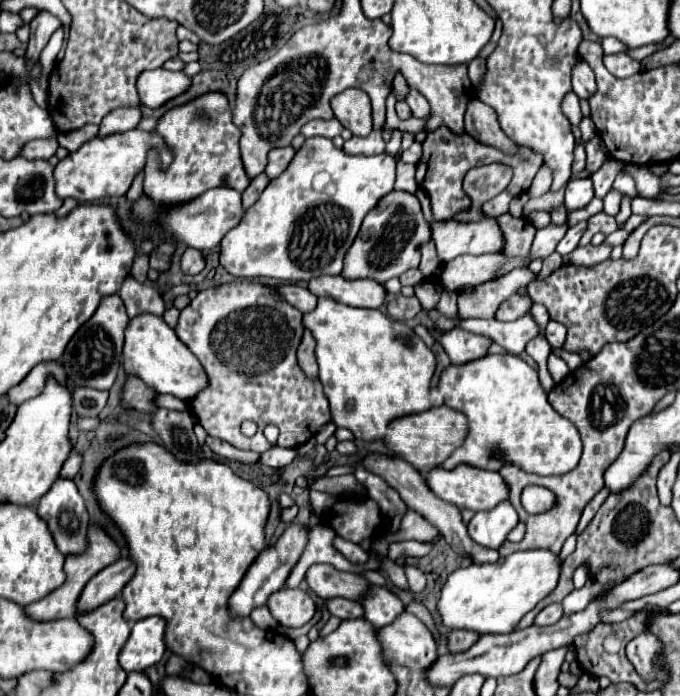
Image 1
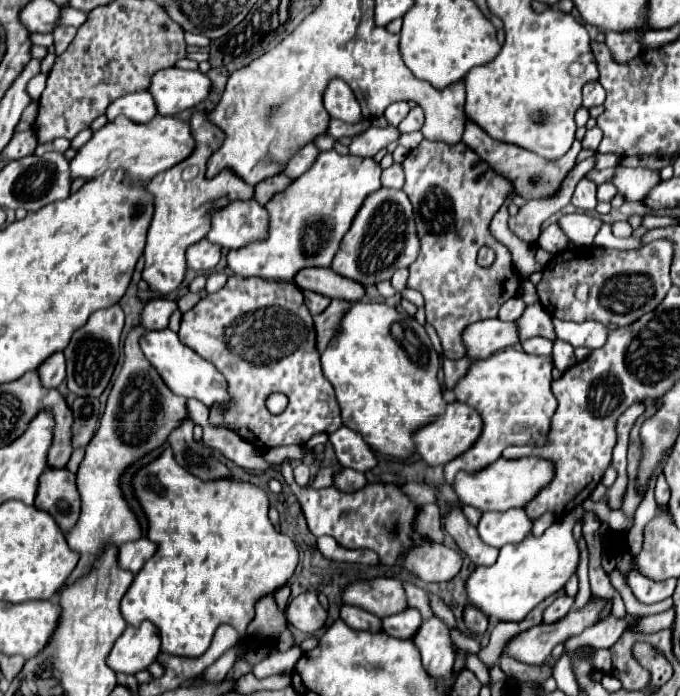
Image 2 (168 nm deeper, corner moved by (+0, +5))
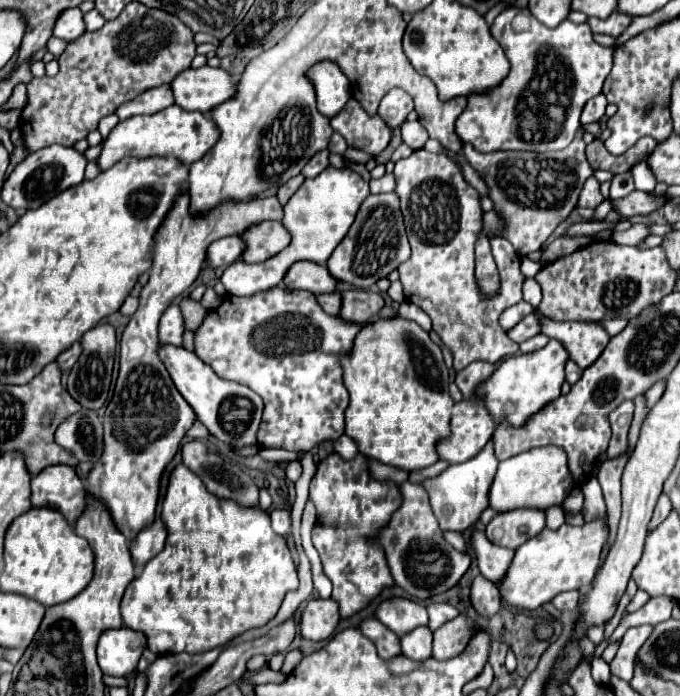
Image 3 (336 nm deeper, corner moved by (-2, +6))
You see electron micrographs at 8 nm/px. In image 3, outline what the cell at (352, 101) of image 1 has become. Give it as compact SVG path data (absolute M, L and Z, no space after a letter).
M319 62L309 70L311 82L315 82L317 110L325 116L335 116L351 98L351 84L347 76L335 66L335 62Z

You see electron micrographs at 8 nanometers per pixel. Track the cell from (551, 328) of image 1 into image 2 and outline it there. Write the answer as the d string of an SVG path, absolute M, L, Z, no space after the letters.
M557 339L557 343L553 343L553 361L561 373L567 371L569 367L573 367L577 363L577 359L573 355L573 347L569 343Z

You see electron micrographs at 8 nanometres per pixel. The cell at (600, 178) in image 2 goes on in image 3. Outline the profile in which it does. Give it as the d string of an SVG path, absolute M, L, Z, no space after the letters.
M581 132L565 150L549 154L515 150L479 154L473 146L463 146L461 152L489 184L489 196L495 200L497 212L507 218L507 230L501 232L501 236L507 238L521 256L527 256L543 246L559 222L563 222L577 206L579 192L585 180L593 174L593 168L585 158L585 142Z

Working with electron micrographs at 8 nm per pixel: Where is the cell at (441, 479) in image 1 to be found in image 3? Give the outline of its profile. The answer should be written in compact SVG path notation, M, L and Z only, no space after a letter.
M543 446L527 450L513 458L499 462L499 470L489 490L489 506L497 512L509 512L515 508L539 508L545 510L555 504L563 504L569 496L573 478L567 468L567 456L555 446Z

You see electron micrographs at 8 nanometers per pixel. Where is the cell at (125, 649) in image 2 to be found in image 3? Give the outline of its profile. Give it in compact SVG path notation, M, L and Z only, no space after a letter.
M127 626L119 630L107 630L99 638L97 658L103 674L129 676L137 670L137 662L147 650L147 638Z

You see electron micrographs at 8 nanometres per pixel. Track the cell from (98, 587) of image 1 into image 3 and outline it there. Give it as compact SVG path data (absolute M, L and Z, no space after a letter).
M159 518L147 528L143 528L141 534L131 540L131 554L133 554L135 566L141 568L147 560L155 558L163 550L165 538L167 538L167 530Z

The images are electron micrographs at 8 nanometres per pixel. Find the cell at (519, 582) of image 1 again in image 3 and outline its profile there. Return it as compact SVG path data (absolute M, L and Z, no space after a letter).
M601 520L583 526L563 524L559 530L543 528L515 550L505 576L497 582L501 602L513 608L535 610L561 592L587 590L595 578L601 548L607 544L607 534L609 528Z

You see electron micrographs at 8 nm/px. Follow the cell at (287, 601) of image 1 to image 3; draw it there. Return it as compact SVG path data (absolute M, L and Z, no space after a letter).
M313 598L307 602L305 610L301 612L299 620L299 632L307 640L327 640L337 624L339 624L339 606L335 600L323 600L323 598Z

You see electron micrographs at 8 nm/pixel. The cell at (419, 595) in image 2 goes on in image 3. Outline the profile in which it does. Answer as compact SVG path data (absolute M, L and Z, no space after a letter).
M439 602L439 604L427 604L427 612L429 612L429 628L437 630L443 622L453 620L459 610L447 602Z

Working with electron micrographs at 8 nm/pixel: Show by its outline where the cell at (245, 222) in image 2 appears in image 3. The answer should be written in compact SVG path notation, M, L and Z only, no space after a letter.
M267 220L267 222L259 222L255 226L249 226L239 236L243 238L243 244L247 246L247 250L243 250L243 260L249 264L263 262L263 260L275 256L291 240L291 236L283 228L283 224L275 222L275 220Z

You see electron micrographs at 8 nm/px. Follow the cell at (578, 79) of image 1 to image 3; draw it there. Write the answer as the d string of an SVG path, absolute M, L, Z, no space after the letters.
M603 94L591 98L591 102L585 104L583 108L583 114L581 114L581 122L587 124L587 122L597 122L603 114L605 114L605 108L607 108L607 100Z

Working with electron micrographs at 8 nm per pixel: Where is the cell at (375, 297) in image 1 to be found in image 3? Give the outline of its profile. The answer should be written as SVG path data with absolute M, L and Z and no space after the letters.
M295 262L285 274L285 284L289 290L299 288L311 294L323 294L323 292L329 294L329 292L337 292L339 280L333 278L325 266L313 262Z

